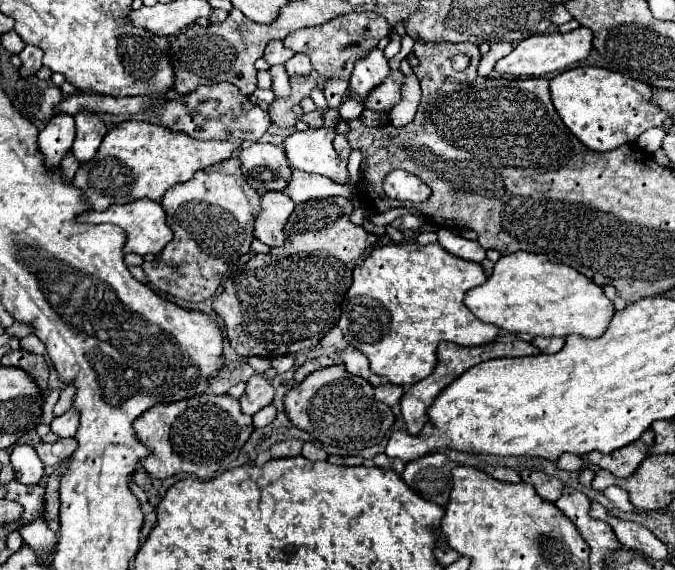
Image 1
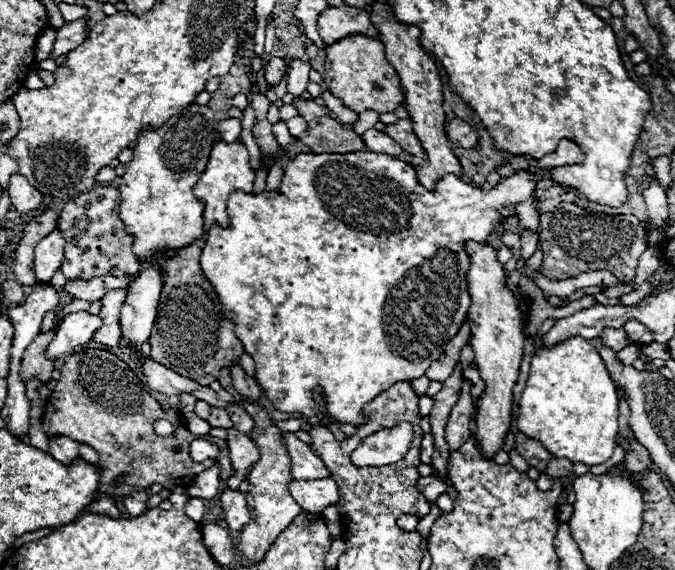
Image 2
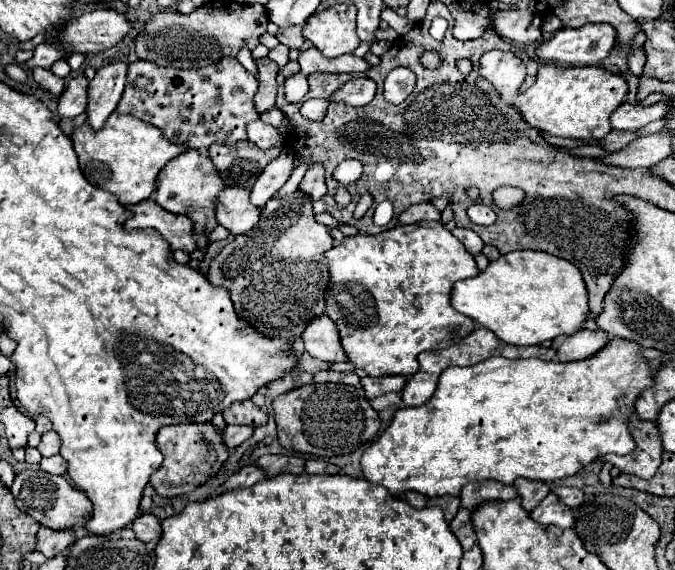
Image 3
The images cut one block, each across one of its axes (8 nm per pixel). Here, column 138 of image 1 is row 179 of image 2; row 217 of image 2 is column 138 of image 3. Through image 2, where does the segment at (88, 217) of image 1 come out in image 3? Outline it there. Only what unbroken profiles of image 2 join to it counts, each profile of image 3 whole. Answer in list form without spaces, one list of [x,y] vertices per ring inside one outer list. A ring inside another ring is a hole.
[[[152,198],[142,200],[140,204],[134,204],[132,218],[126,220],[126,230],[134,228],[154,228],[162,234],[164,240],[168,240],[170,250],[196,250],[196,242],[192,238],[192,222],[182,214],[172,214],[160,208]]]

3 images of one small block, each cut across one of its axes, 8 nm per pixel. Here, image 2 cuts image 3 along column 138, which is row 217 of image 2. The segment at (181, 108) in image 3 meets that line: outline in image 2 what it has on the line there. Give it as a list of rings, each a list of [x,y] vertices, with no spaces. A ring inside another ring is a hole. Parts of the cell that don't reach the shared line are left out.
[[[96,184],[92,190],[78,194],[66,202],[66,206],[60,214],[60,220],[58,220],[58,230],[62,232],[62,236],[66,240],[64,260],[62,260],[60,270],[64,272],[64,276],[68,280],[72,280],[72,278],[90,280],[96,276],[132,276],[132,274],[140,272],[140,262],[138,262],[136,254],[132,252],[134,236],[126,234],[126,226],[120,220],[118,212],[120,212],[120,192],[118,192],[118,188],[114,188],[110,184],[108,186]]]

